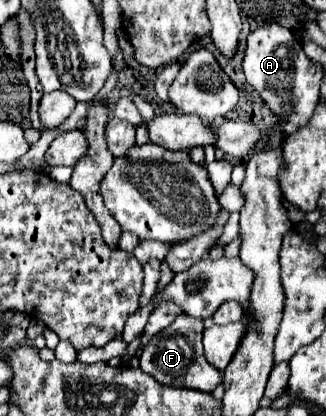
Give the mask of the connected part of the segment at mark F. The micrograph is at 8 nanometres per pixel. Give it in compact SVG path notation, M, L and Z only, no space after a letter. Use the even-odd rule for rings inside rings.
M178 316L172 326L168 326L164 332L160 332L142 350L140 368L164 386L190 388L190 390L200 390L200 392L214 392L214 388L222 384L224 376L218 368L208 364L208 360L202 352L202 332L204 332L204 326L202 326L200 320L196 320L192 316Z

